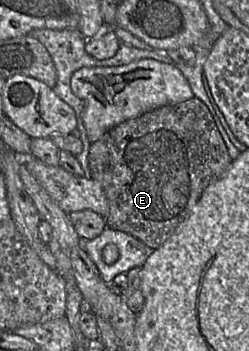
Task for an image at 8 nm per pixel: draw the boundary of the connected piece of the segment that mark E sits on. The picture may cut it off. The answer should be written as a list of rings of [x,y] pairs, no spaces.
[[[195,97],[121,122],[91,143],[88,155],[91,179],[101,184],[108,202],[106,226],[133,236],[153,250],[163,245],[185,222],[203,191],[232,161],[210,109]]]

